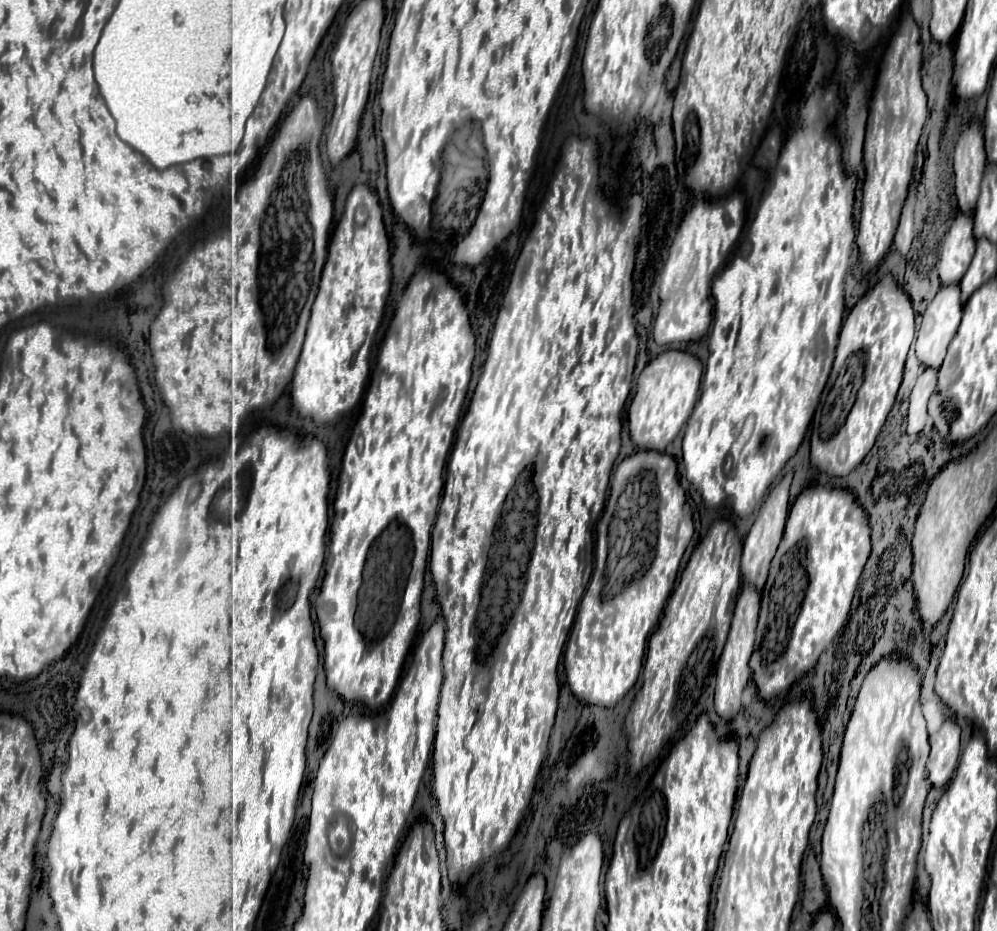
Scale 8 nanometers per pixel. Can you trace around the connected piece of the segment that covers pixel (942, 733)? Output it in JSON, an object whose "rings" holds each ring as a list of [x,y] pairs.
{"rings":[[[947,719],[941,729],[931,735],[931,755],[927,761],[927,773],[933,787],[945,787],[951,781],[959,759],[959,737],[961,729],[953,719]]]}

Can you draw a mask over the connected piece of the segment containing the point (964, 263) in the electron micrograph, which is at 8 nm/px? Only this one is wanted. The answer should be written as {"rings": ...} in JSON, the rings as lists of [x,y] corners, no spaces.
{"rings":[[[959,213],[941,243],[941,255],[937,263],[941,283],[943,285],[959,283],[973,259],[973,253],[975,253],[973,217],[967,213]]]}

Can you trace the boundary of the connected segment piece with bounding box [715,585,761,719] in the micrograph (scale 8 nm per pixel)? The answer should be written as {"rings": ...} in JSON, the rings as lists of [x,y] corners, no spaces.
{"rings":[[[743,585],[741,593],[737,597],[737,603],[735,603],[729,637],[727,637],[727,643],[723,647],[723,655],[719,657],[719,663],[717,663],[715,711],[723,719],[733,719],[739,713],[739,709],[741,709],[741,693],[743,693],[743,689],[747,685],[749,675],[751,675],[749,657],[753,653],[753,643],[755,643],[755,627],[757,627],[757,617],[759,617],[759,603],[761,603],[759,591],[755,591],[755,587]]]}

